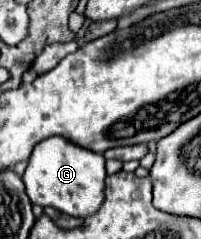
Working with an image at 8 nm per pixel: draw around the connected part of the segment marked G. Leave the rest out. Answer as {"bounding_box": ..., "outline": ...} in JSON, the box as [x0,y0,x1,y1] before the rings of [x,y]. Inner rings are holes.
{"bounding_box":[24,137,104,217],"outline":[[[48,137],[34,147],[28,167],[24,171],[24,185],[30,201],[40,207],[56,207],[58,211],[72,217],[88,217],[96,213],[104,201],[104,157],[92,153],[64,137]]]}

